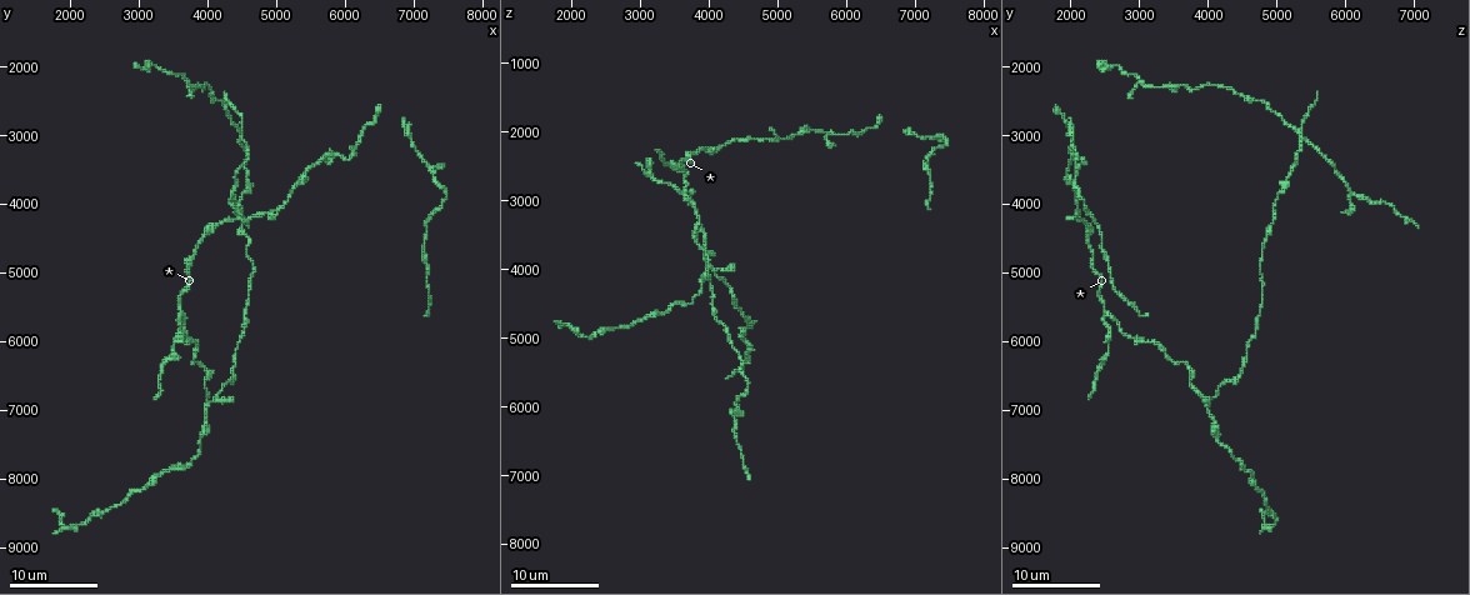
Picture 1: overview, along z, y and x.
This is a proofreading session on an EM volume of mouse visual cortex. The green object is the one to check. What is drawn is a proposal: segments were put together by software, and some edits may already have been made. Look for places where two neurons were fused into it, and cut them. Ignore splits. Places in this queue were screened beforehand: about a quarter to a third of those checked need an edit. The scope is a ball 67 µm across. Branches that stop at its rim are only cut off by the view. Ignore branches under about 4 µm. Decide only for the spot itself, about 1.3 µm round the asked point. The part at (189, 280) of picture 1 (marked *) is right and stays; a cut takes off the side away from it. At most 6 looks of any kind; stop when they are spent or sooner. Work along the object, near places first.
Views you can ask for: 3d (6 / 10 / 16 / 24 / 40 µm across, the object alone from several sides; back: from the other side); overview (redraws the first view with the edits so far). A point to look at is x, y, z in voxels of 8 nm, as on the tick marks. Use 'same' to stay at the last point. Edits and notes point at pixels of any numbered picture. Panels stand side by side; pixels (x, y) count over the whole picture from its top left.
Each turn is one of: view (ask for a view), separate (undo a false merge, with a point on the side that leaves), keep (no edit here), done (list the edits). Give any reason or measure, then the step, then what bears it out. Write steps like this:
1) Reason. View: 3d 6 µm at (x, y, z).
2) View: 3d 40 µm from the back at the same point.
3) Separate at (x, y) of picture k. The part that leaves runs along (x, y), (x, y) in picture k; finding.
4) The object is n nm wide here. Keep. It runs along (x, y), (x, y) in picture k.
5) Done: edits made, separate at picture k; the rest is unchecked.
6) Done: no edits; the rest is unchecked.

View: 3d 10 µm at (3650, 5600, 2550).

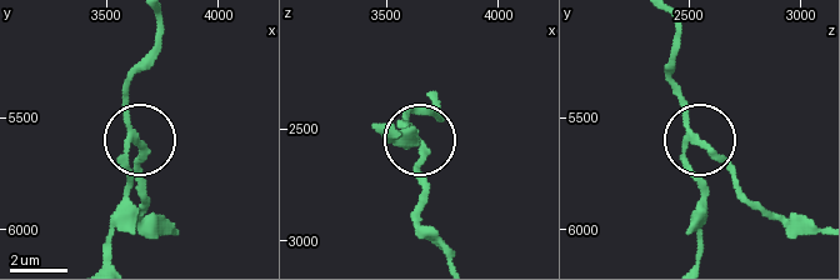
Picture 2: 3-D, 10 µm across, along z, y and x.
The object is 210 nm wide here. Keep. It runs along (678, 34), (671, 66), (688, 124), (721, 160), (735, 194) in picture 2; all the same neuron.

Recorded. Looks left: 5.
Four arms meet. View: 3d 10 µm at (3950, 6900, 4000).

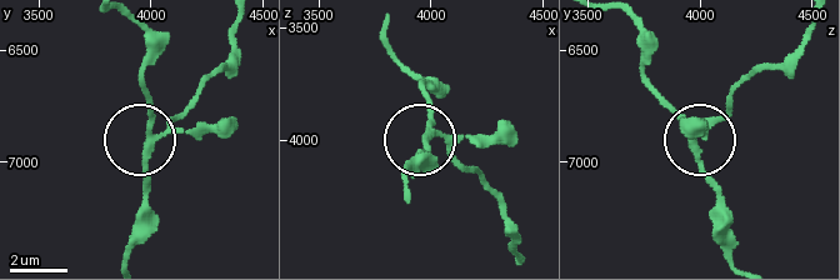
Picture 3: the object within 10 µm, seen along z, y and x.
The side arm is 32 µm long. Keep. It runs along (139, 26), (149, 48), (141, 76), (149, 126), (141, 204) in picture 3; one neuron here.

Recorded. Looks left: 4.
A fork. View: 3d 6 µm at (4450, 3000, 5400).

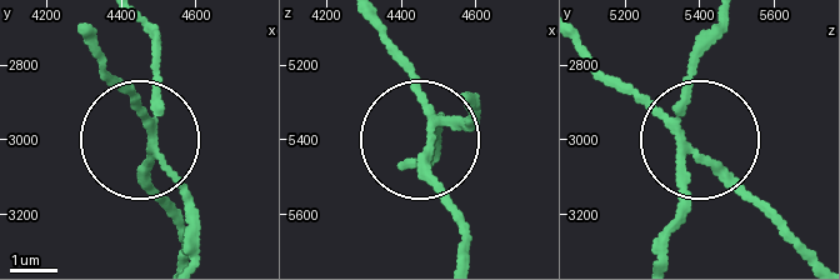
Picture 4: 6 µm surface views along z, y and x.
The side arm is 19 µm long; 3 arms meet here. Separate at (133, 90) of picture 4. Two neurons meet here.

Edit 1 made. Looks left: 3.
Done: edits made, separate at picture 4; the rest is unchecked.

